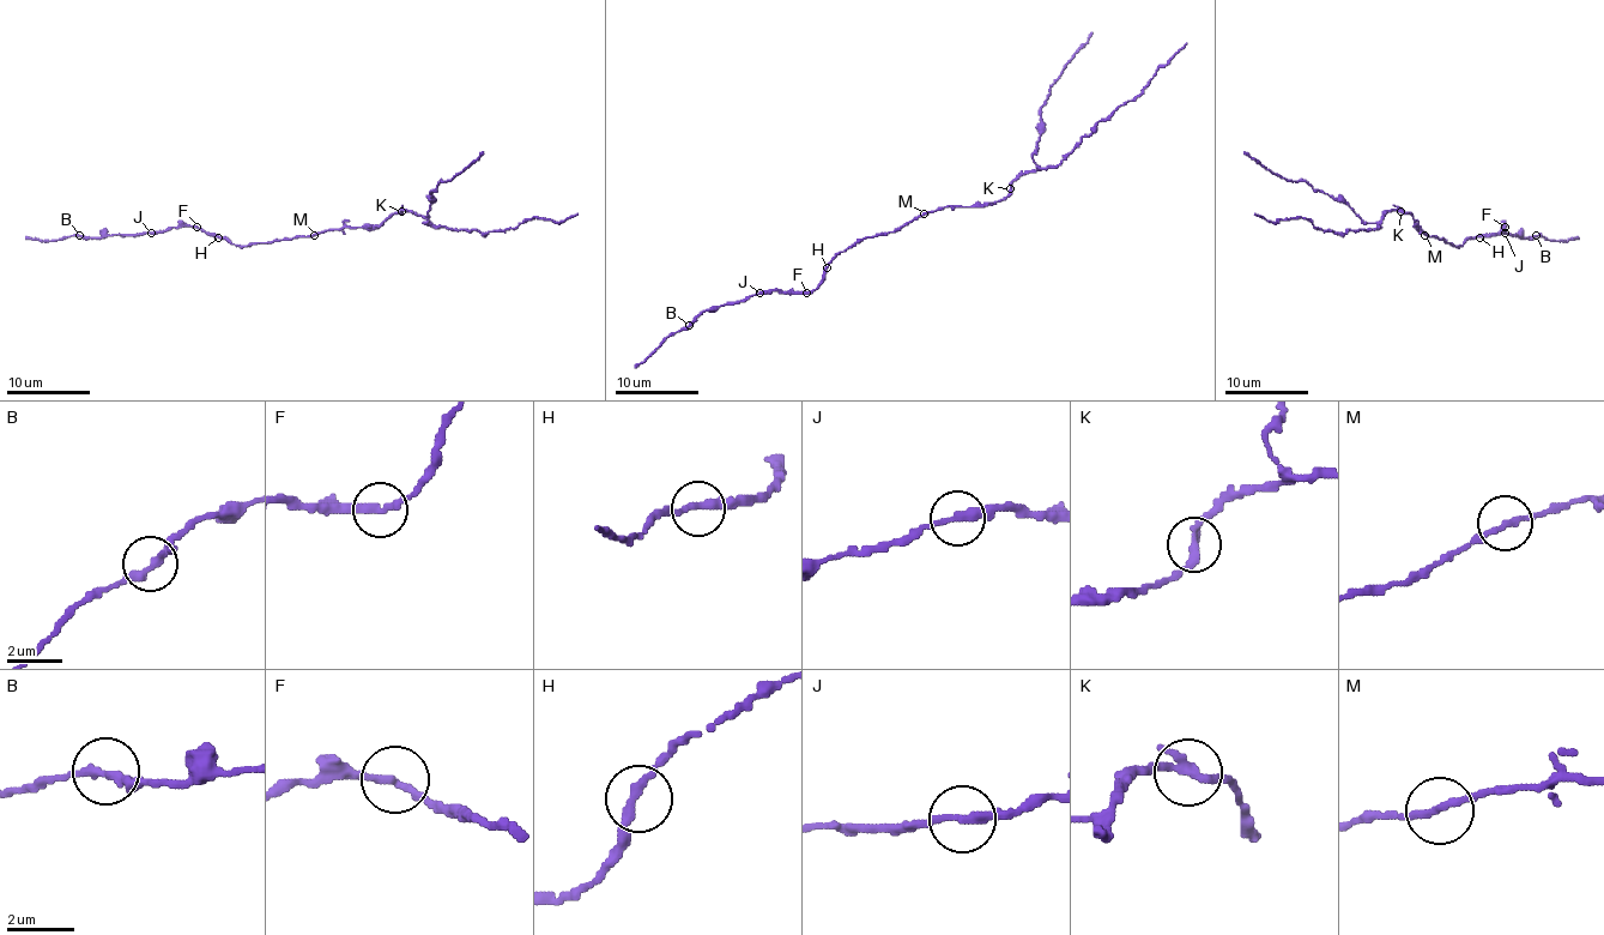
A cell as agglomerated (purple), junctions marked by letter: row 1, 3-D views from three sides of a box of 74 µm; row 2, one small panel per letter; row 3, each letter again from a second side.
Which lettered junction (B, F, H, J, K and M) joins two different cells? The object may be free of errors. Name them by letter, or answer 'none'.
none

